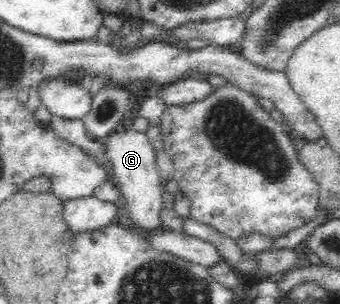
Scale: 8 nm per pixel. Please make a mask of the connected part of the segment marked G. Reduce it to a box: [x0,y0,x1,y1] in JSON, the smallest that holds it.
[106,128,164,233]

